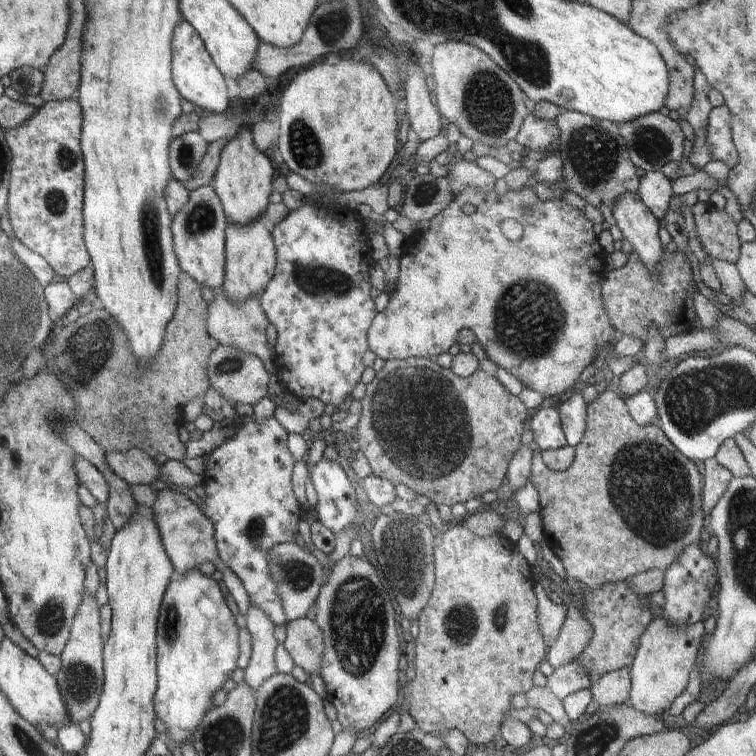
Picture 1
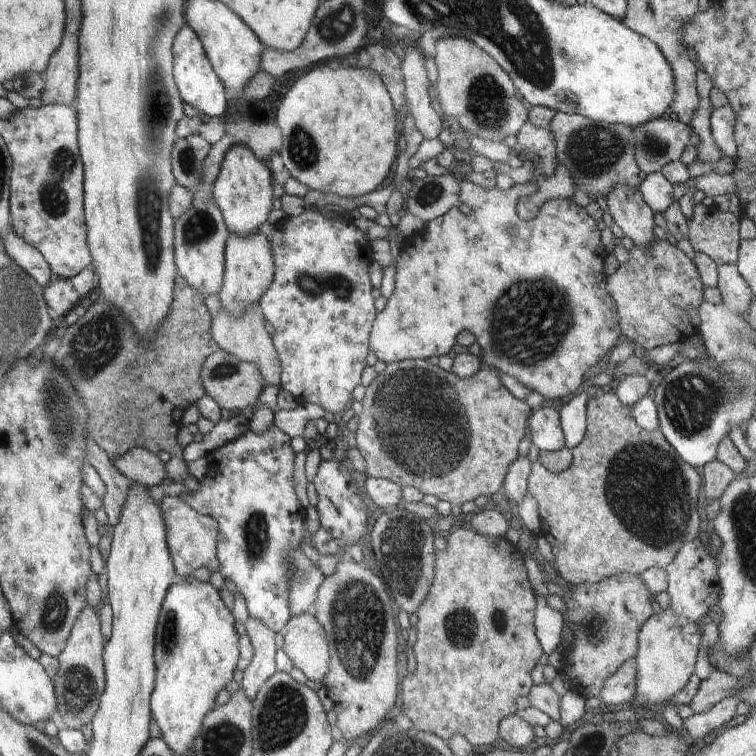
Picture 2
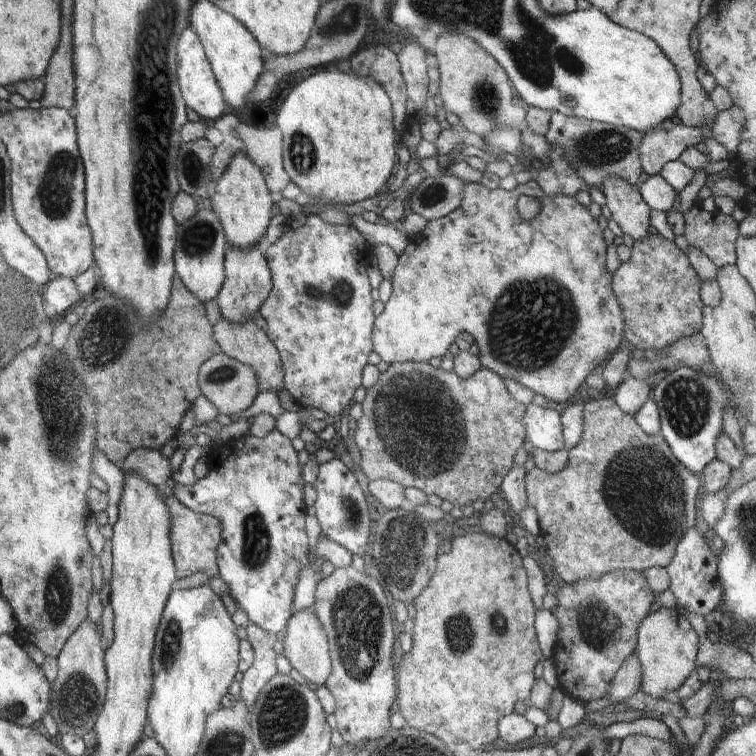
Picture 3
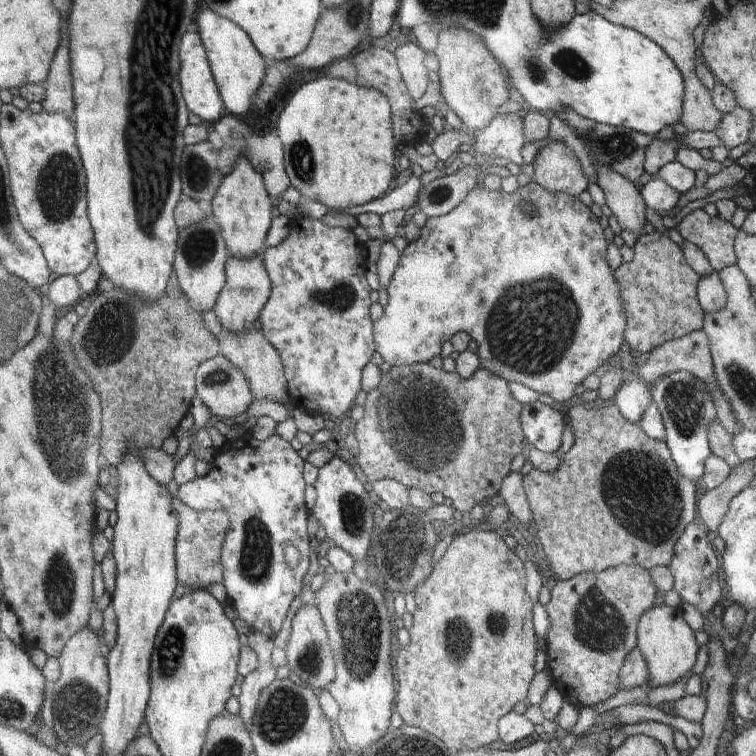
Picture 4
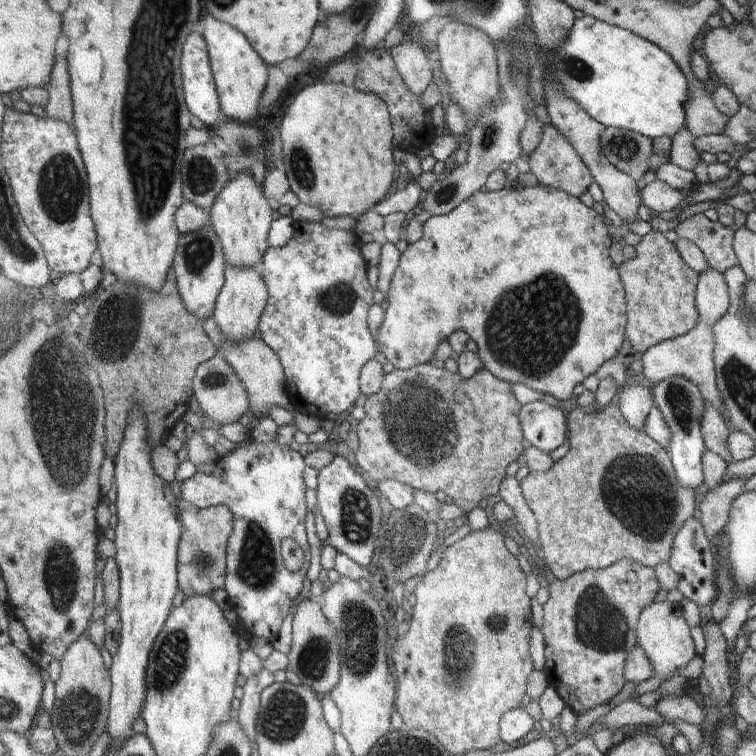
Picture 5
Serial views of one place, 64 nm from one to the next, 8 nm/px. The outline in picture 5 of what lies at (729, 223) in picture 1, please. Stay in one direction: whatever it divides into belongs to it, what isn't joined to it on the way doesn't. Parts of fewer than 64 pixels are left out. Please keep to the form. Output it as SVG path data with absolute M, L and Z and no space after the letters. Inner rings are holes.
M704 214L691 216L674 228L679 237L694 242L703 252L709 267L720 274L738 265L733 250L734 231L719 221L712 222Z

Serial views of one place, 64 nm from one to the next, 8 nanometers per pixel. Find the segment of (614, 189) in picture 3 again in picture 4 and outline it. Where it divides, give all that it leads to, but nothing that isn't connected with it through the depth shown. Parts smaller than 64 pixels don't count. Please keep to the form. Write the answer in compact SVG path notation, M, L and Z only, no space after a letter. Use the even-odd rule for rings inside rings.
M606 165L600 166L596 183L604 191L606 204L622 230L628 230L638 237L644 235L647 207L635 185L626 176L610 170Z

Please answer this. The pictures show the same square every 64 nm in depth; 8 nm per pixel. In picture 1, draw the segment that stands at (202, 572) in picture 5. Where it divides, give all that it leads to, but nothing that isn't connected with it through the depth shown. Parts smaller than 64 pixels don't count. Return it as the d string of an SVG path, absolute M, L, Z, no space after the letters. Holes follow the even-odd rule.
M159 485L156 502L152 504L151 511L152 516L154 516L154 522L158 526L158 532L161 534L164 552L166 552L168 560L172 562L173 570L184 576L192 568L199 567L203 562L211 562L214 568L223 574L222 581L234 597L234 602L236 602L236 606L238 606L240 611L239 614L246 615L249 608L248 594L244 586L242 586L242 582L234 575L234 572L220 560L215 542L214 524L211 524L195 502L180 494L180 492L171 490L168 486Z

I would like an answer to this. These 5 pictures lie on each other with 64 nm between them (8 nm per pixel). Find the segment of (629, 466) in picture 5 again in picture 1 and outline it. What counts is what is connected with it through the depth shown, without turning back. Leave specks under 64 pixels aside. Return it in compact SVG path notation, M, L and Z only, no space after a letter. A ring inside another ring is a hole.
M611 389L603 394L600 394L594 402L587 404L586 408L586 429L582 436L582 442L575 447L575 460L570 468L566 468L564 471L553 472L549 470L543 462L542 450L536 450L533 453L533 460L531 464L530 482L536 486L539 495L539 514L542 518L544 526L545 539L548 546L554 552L554 554L562 561L568 580L577 580L585 585L585 588L598 590L602 588L604 584L610 584L610 582L622 582L626 581L632 576L650 571L660 570L665 573L668 568L678 560L678 556L682 554L682 550L686 546L692 546L692 544L699 545L700 537L702 536L702 527L707 527L705 523L705 514L702 508L702 486L703 478L696 467L696 464L686 458L682 452L678 452L678 448L666 438L666 434L662 432L662 428L654 426L653 424L647 426L639 426L630 417L627 411L626 404L622 402L622 398L617 395L616 390Z

